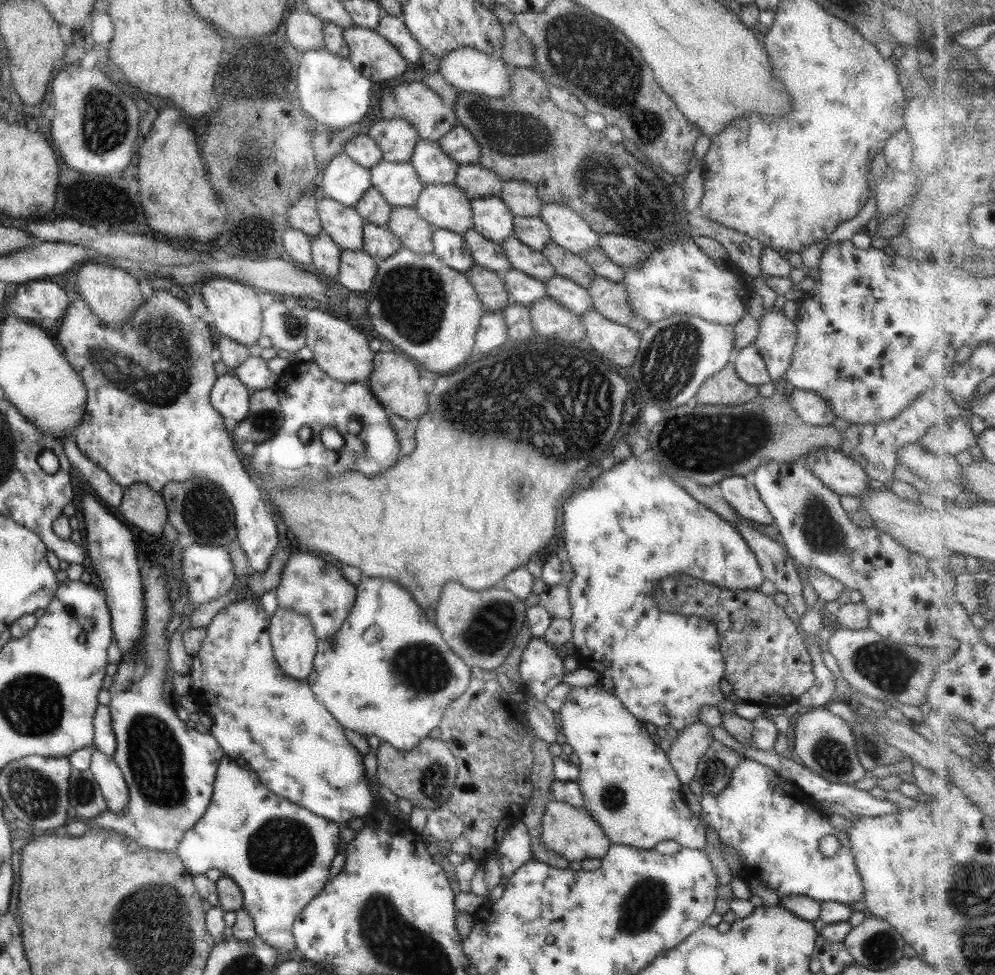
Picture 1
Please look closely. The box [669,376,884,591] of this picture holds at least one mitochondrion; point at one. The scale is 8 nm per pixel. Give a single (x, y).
(822, 531)

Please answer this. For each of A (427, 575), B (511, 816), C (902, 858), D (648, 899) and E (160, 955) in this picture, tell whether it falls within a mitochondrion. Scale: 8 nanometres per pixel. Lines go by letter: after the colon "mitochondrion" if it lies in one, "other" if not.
A: other
B: other
C: other
D: mitochondrion
E: mitochondrion

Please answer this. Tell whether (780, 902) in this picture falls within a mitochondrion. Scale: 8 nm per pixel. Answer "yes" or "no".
no

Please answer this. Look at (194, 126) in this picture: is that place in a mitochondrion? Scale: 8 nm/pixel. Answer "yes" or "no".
no

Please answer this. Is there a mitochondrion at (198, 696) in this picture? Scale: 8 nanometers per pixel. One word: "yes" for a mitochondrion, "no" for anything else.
no

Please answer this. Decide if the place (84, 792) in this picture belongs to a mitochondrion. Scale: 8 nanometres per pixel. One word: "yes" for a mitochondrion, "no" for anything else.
yes

